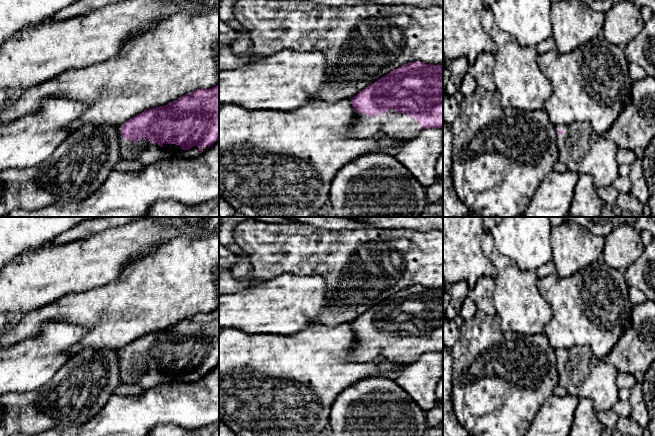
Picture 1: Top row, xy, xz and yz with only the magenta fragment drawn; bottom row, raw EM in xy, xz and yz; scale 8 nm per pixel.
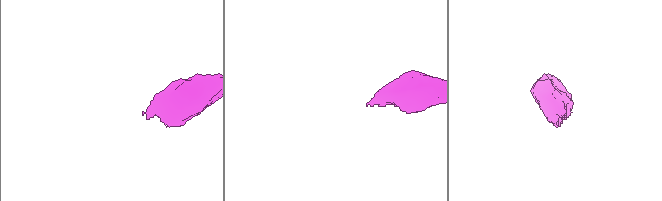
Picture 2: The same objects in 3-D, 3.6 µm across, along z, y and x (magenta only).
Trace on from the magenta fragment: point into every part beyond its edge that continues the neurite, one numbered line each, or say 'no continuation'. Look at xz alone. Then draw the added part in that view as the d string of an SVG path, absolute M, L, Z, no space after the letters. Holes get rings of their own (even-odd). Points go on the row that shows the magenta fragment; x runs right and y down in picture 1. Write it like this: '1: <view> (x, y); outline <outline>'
1: xz (399, 125); outline M388 109L376 117L369 117L366 113L357 113L357 118L348 136L354 138L369 138L383 134L396 139L409 141L423 130L423 126L414 117L406 113L397 113Z

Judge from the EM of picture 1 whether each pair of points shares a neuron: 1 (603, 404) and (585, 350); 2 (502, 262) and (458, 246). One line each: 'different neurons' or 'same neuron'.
1: same neuron
2: different neurons

